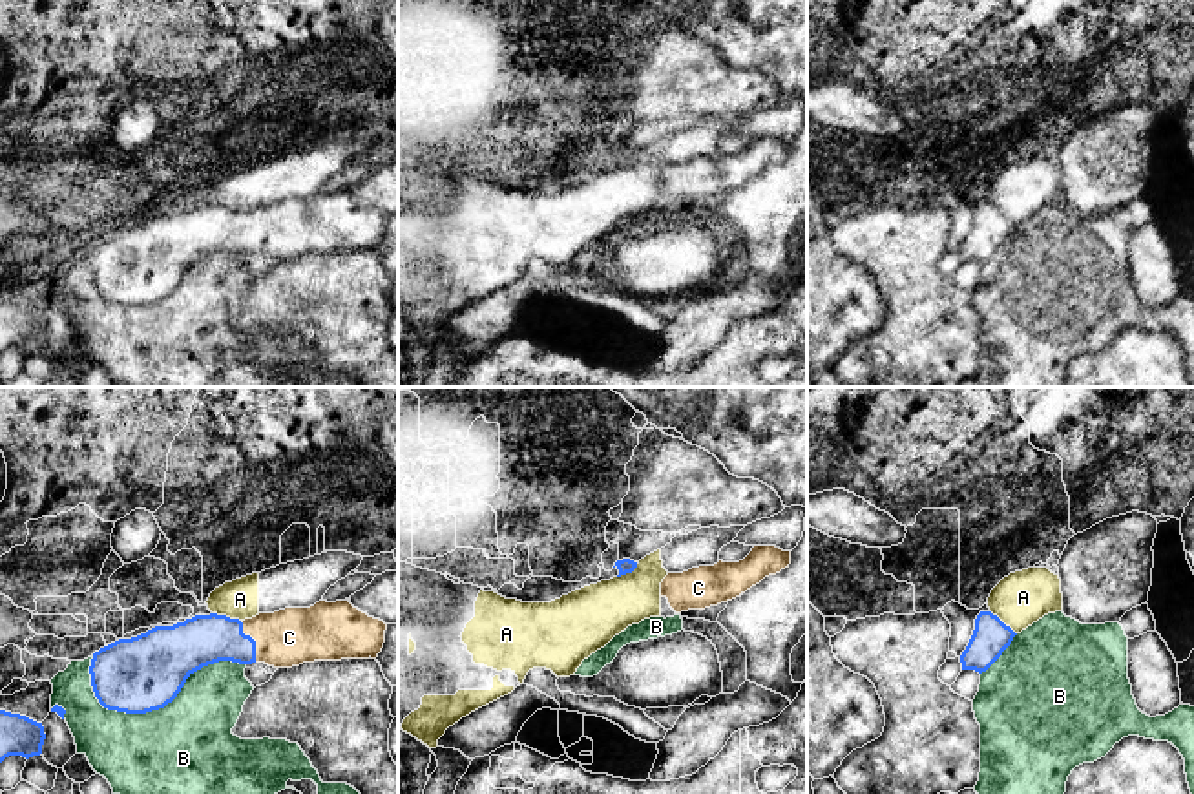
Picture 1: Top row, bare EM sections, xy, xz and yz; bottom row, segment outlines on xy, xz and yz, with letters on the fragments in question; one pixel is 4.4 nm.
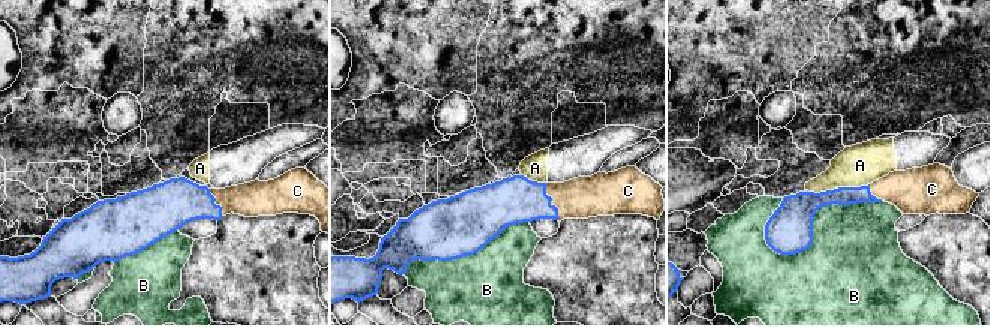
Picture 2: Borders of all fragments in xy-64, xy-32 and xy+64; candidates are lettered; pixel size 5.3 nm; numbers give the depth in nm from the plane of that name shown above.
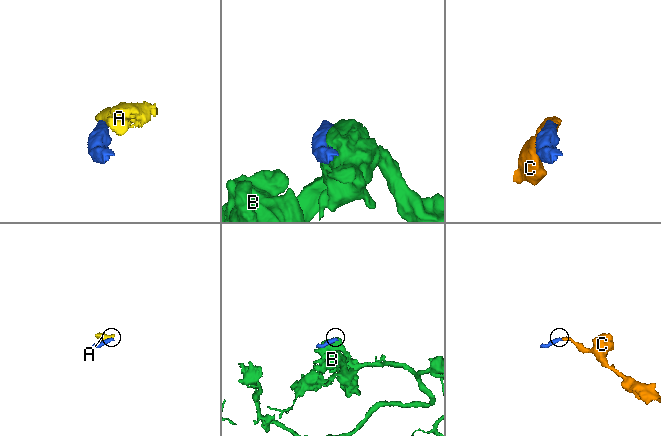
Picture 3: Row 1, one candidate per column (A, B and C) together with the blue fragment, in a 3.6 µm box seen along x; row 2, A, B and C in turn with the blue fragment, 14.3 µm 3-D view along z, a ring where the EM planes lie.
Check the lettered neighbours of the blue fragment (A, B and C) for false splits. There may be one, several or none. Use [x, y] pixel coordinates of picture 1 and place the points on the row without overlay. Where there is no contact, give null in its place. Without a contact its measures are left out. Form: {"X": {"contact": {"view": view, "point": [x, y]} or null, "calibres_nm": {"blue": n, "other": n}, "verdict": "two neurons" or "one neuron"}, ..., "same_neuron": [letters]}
{"A": {"contact": {"view": "xy", "point": [225, 207]}, "calibres_nm": {"blue": 220, "other": 180}, "verdict": "two neurons"}, "B": {"contact": {"view": "xy", "point": [159, 298]}, "calibres_nm": {"blue": 340, "other": 480}, "verdict": "two neurons"}, "C": {"contact": {"view": "xy", "point": [254, 232]}, "calibres_nm": {"blue": 220, "other": 260}, "verdict": "one neuron"}, "same_neuron": ["C"]}

